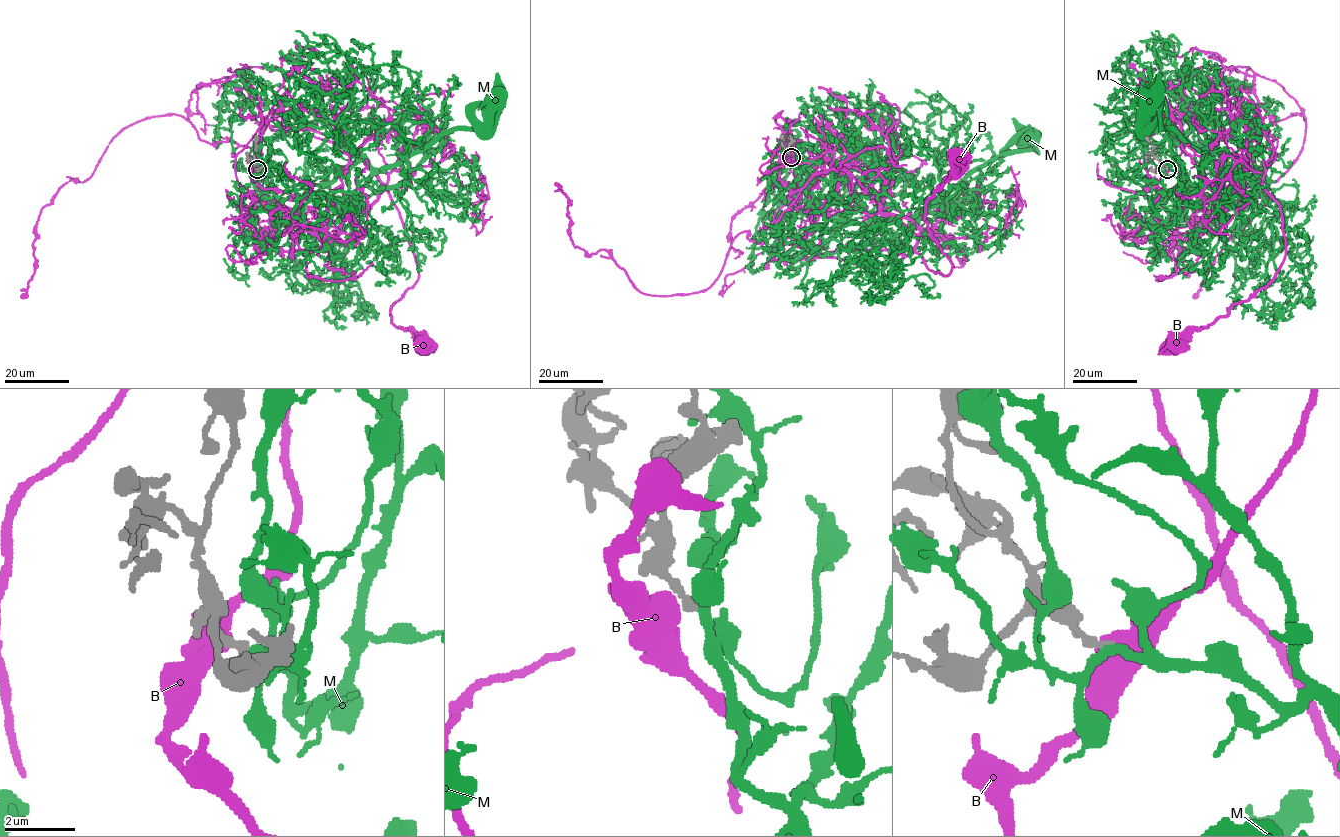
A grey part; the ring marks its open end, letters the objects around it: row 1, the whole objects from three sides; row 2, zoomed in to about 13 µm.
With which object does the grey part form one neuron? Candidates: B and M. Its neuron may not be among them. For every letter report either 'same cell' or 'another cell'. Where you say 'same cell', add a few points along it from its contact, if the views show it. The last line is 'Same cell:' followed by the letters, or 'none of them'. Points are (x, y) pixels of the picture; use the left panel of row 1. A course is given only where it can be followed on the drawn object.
B: another cell
M: another cell
Same cell: none of them

